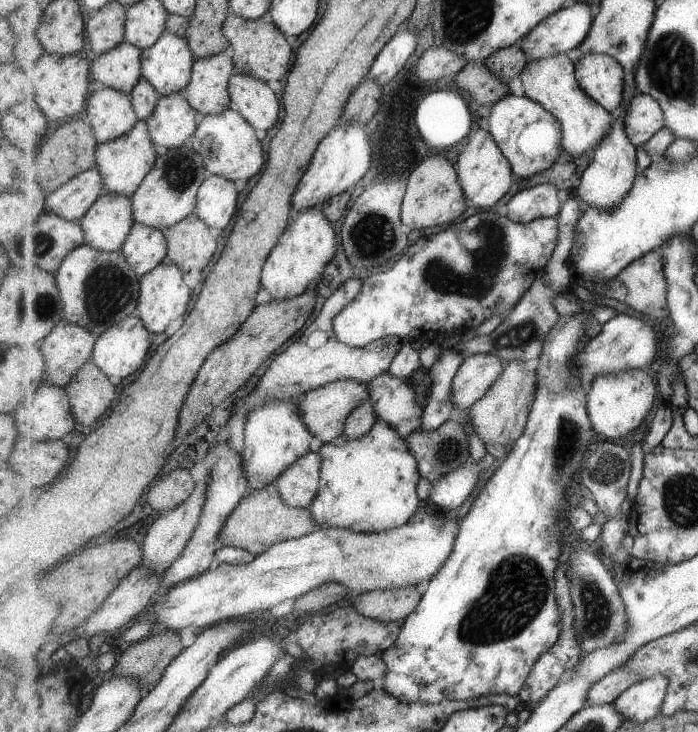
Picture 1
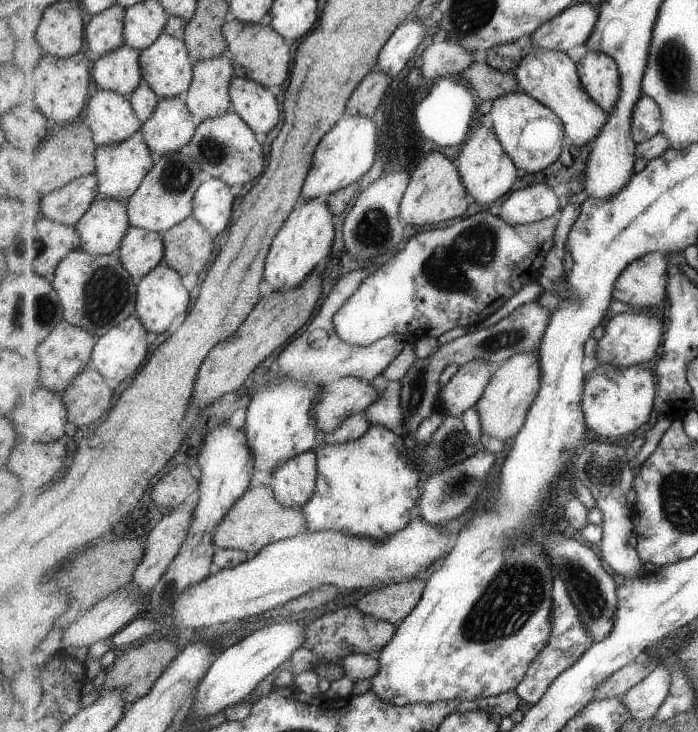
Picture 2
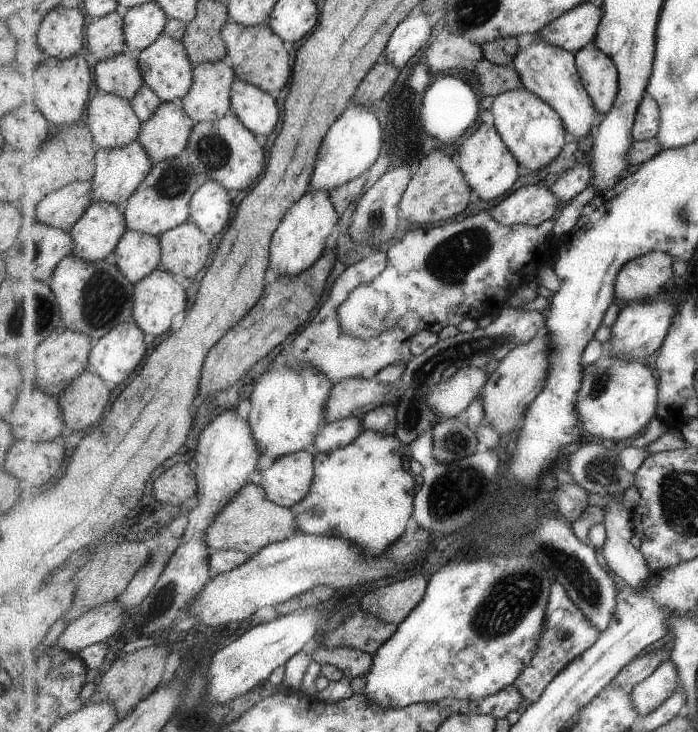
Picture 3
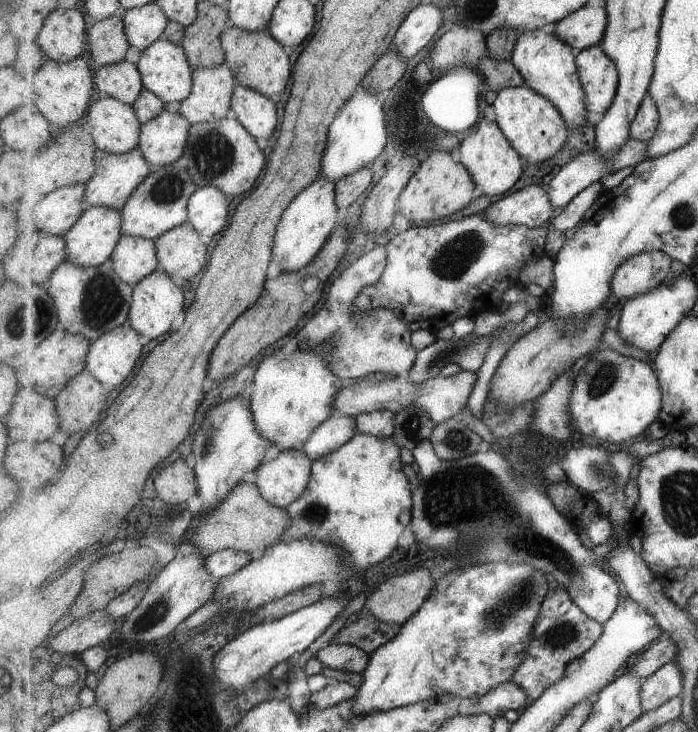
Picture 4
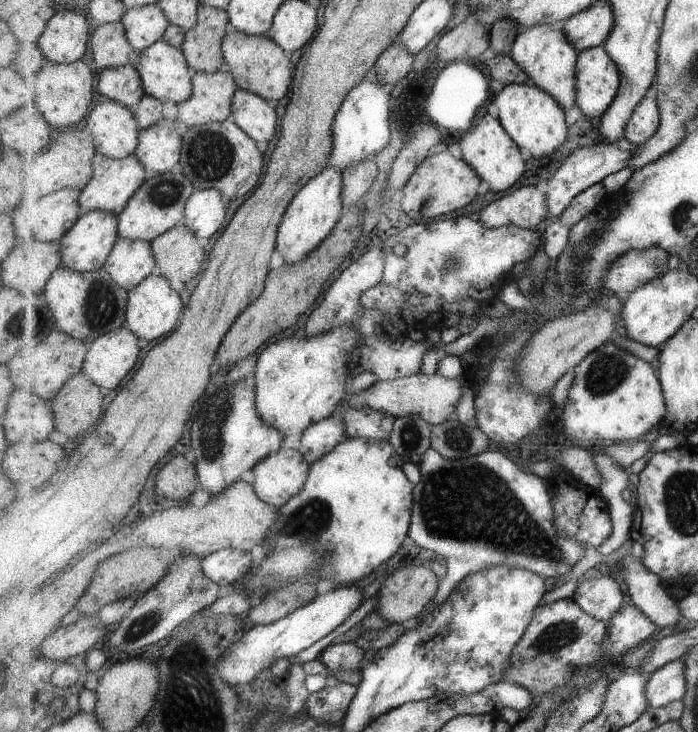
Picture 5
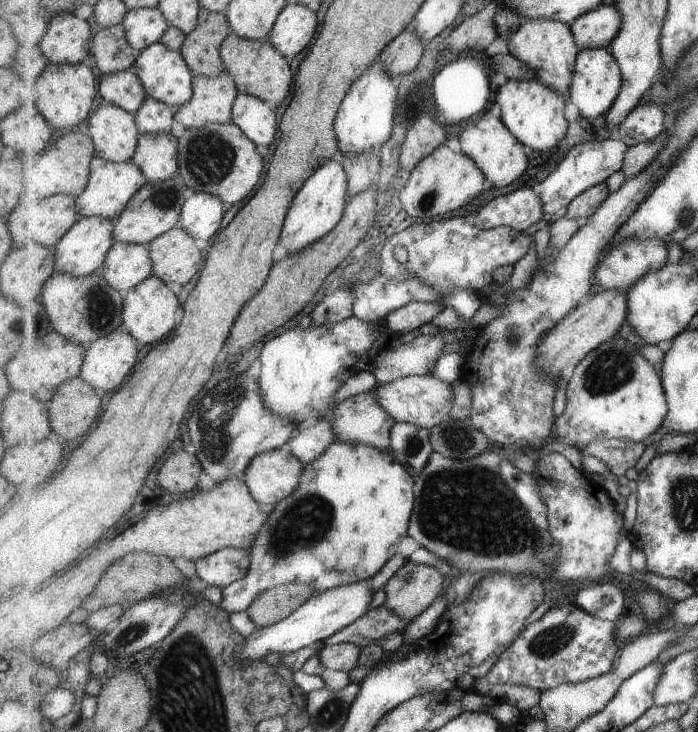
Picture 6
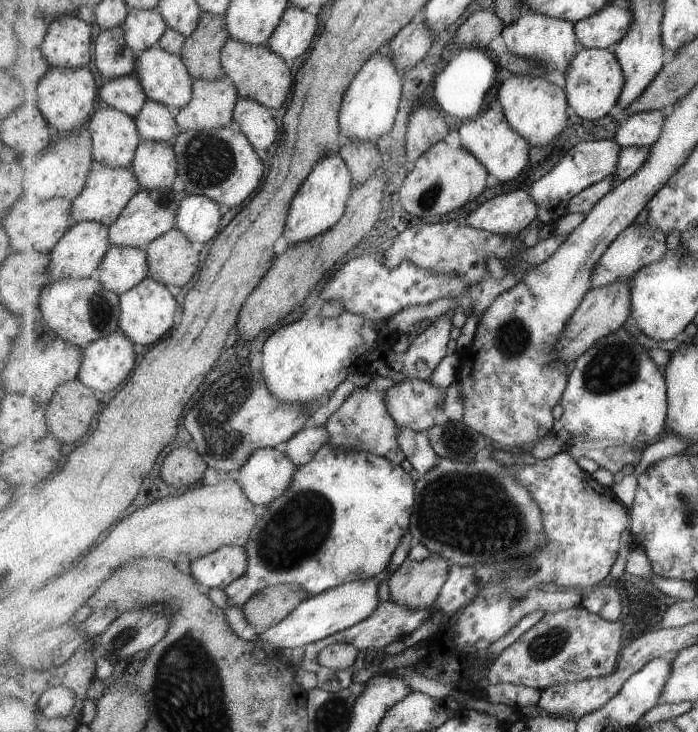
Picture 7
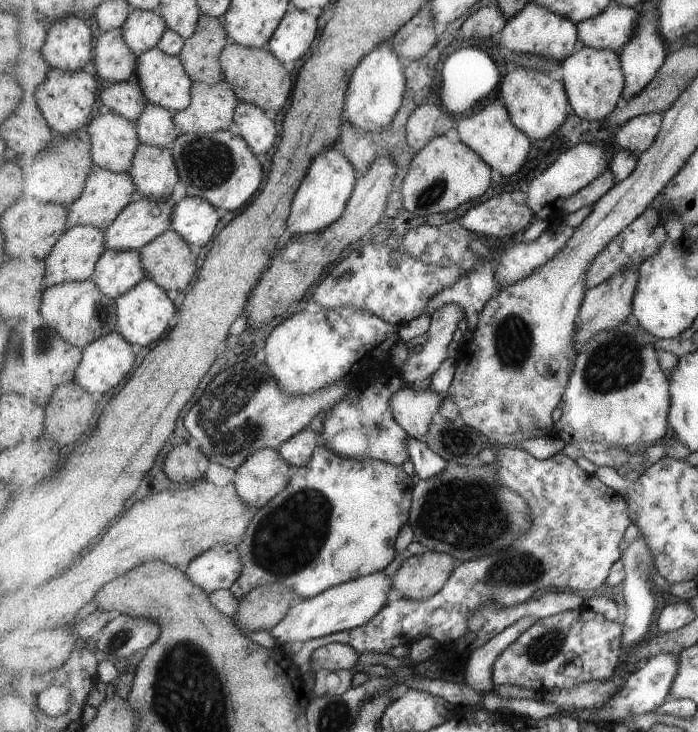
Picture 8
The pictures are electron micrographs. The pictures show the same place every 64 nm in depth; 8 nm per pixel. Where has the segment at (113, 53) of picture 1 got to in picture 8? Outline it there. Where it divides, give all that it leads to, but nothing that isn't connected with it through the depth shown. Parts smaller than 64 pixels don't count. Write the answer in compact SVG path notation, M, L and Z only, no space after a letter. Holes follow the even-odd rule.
M135 79L120 84L107 84L107 88L101 92L101 101L105 110L119 114L133 123L140 120L150 104Z

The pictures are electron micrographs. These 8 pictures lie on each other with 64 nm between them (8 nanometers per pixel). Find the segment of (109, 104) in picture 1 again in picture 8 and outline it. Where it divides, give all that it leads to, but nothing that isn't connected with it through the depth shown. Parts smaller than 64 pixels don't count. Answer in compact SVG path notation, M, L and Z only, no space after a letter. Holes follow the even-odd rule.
M103 110L88 125L92 158L96 167L113 173L129 173L141 146L136 124Z

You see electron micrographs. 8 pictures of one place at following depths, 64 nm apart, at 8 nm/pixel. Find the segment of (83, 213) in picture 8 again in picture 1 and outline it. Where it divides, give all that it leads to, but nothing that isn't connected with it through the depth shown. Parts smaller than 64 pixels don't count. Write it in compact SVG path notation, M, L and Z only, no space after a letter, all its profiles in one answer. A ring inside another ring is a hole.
M139 120L137 126L129 134L121 136L117 140L111 140L111 142L98 143L96 148L98 163L96 166L99 168L101 176L103 176L105 188L111 194L123 194L123 196L132 197L145 180L145 176L155 167L160 153L157 144L151 138L147 120Z

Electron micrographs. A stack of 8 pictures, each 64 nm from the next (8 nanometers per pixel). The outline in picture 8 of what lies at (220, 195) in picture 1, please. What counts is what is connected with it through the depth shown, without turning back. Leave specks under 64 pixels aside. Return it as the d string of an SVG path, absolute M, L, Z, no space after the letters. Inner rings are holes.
M185 197L172 211L171 230L177 232L190 246L206 248L211 245L221 216L207 200Z

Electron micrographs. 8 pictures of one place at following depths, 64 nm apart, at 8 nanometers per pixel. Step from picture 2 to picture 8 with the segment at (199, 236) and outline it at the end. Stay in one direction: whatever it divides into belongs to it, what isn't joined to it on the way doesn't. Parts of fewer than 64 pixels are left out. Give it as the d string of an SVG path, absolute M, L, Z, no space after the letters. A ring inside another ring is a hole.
M173 230L161 234L139 252L147 277L165 291L185 290L198 276L198 256Z

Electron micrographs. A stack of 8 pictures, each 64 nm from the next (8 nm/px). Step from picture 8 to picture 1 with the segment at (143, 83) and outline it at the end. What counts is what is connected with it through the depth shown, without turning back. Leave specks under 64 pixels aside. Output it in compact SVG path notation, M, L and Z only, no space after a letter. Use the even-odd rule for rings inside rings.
M167 30L153 46L144 49L143 76L145 79L150 80L160 96L183 92L191 82L193 65L196 63L196 59L197 56L193 54L187 38Z

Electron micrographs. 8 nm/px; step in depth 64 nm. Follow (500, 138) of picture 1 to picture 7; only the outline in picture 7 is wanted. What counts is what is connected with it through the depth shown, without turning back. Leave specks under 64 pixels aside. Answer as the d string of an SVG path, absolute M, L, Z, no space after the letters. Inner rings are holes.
M511 74L509 78L500 83L498 100L509 124L531 146L545 146L545 144L549 144L569 124L569 116L567 116L568 93L566 89L549 82L544 76Z

